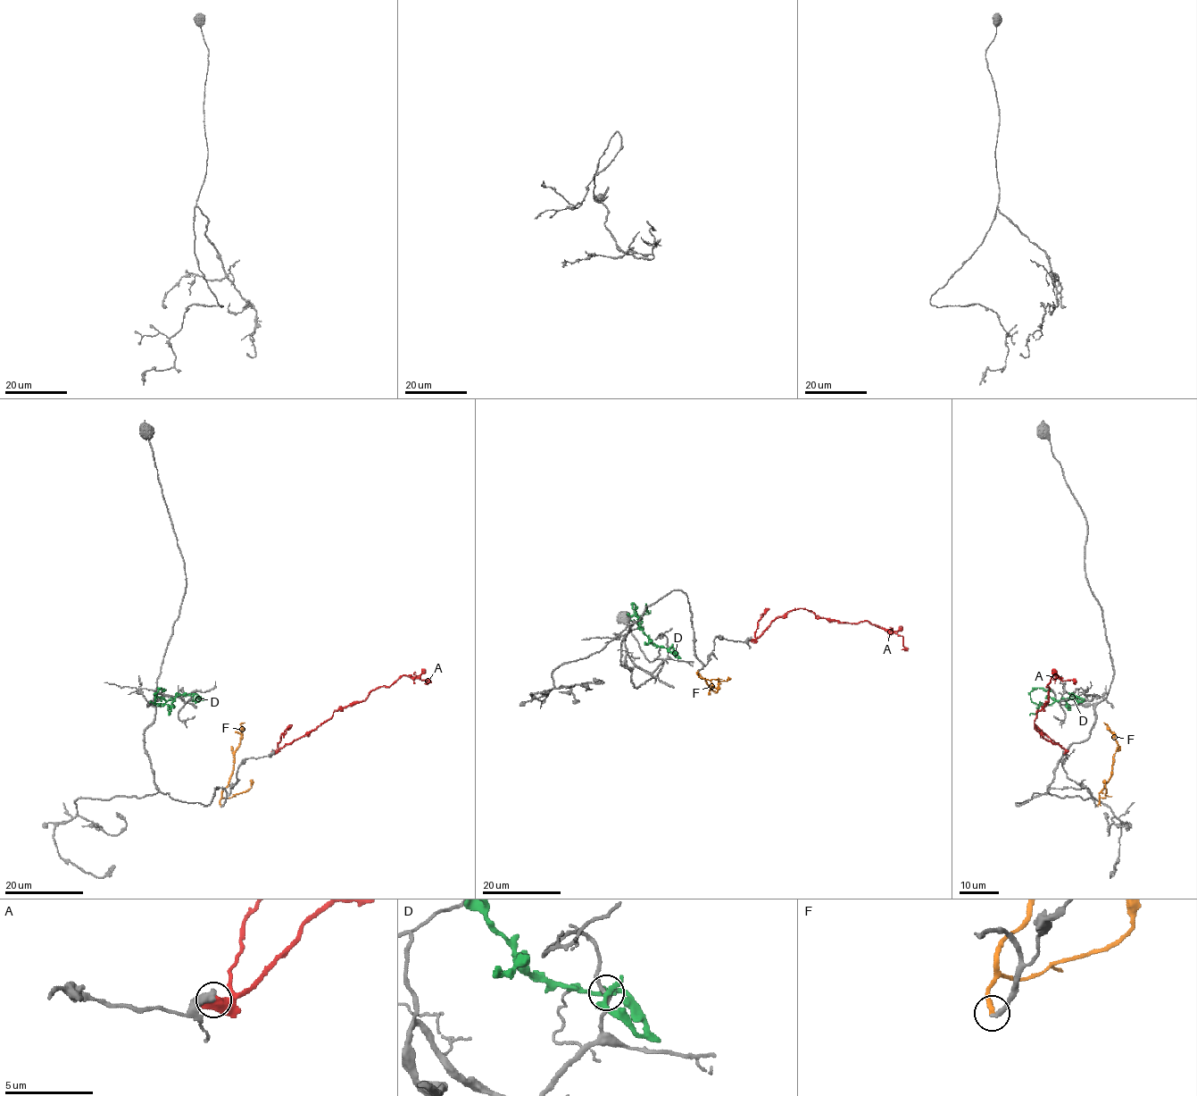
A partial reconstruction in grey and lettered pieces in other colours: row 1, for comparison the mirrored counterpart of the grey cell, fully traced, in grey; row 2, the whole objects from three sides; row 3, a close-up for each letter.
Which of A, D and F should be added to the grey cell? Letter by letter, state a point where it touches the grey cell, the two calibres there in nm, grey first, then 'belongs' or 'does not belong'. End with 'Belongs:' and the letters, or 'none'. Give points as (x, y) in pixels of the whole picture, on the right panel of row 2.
A: (1065, 753) | 600/650 nm | does not belong
D: (1074, 698) | 180/280 nm | does not belong
F: (1096, 806) | 260/260 nm | belongs
Belongs: F

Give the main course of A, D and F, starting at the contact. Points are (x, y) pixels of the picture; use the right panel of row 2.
A: (1064, 753), (1059, 744), (1037, 731), (1034, 720), (1048, 701), (1047, 686), (1053, 675), (1072, 680), (1076, 684)
D: (1073, 699), (1083, 700), (1072, 694), (1051, 704), (1036, 704), (1030, 698), (1030, 692), (1038, 687), (1051, 690)
F: (1097, 806), (1099, 792), (1111, 773), (1112, 756), (1118, 746), (1115, 735), (1105, 723)

